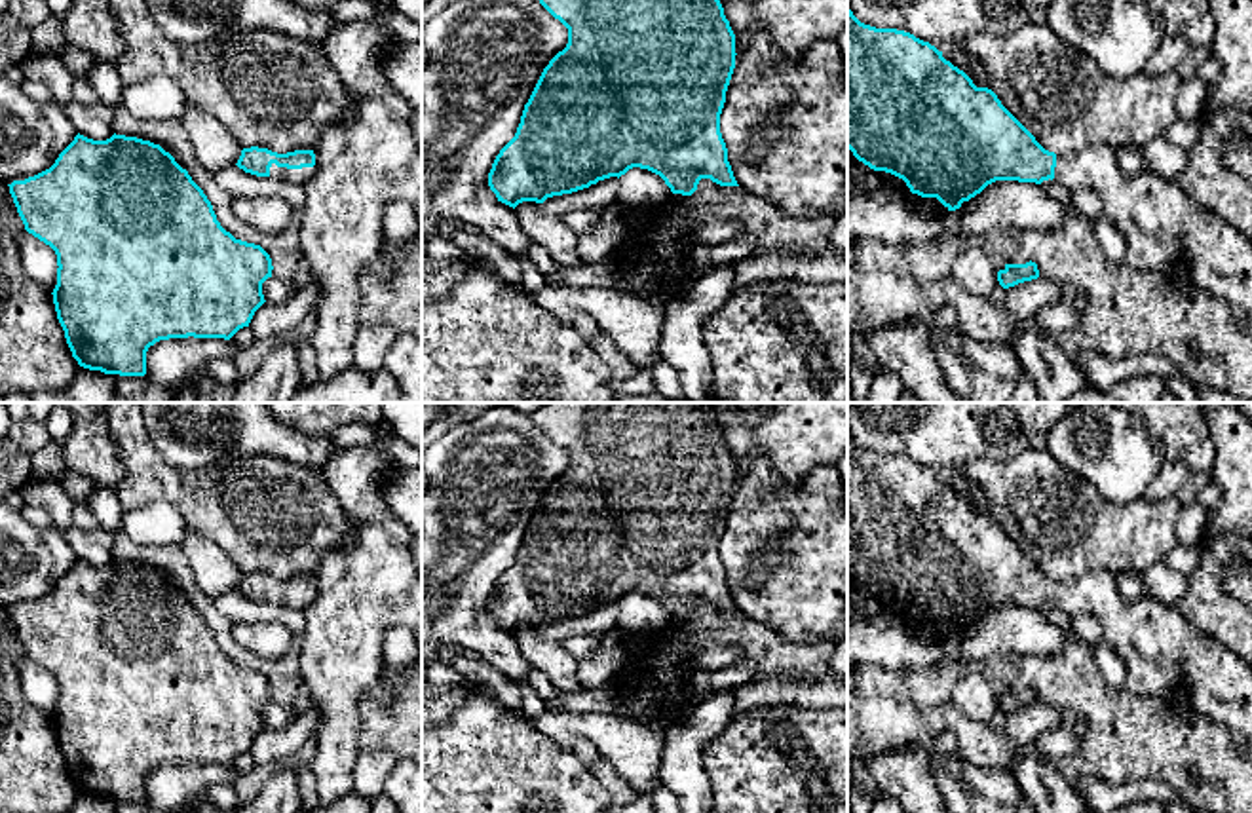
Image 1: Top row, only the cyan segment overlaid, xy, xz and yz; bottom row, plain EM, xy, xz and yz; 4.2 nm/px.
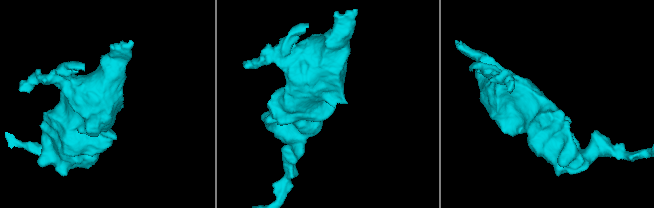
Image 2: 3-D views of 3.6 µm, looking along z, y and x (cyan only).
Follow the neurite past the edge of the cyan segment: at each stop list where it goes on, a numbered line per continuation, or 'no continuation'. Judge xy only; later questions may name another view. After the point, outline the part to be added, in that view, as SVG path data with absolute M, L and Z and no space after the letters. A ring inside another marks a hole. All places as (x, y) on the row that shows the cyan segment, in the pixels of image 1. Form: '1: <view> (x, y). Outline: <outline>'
1: xy (303, 175). Outline: M272 163L270 167L270 177L279 179L283 182L306 184L313 175L315 175L315 165L302 167L302 169L287 169L287 167L277 167L275 163Z

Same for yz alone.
1: yz (1161, 226). Outline: M1108 144L1056 156L1053 180L1100 194L1102 215L1123 234L1132 268L1167 274L1186 264L1193 287L1252 315L1252 241L1199 209L1174 180L1153 173L1125 177Z

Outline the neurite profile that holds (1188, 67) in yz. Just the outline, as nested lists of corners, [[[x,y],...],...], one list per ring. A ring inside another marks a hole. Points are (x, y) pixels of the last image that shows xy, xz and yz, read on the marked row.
[[[1191,47],[1191,51],[1184,57],[1180,66],[1176,68],[1182,80],[1195,78],[1199,65],[1208,57],[1210,57],[1210,51],[1206,47]]]

